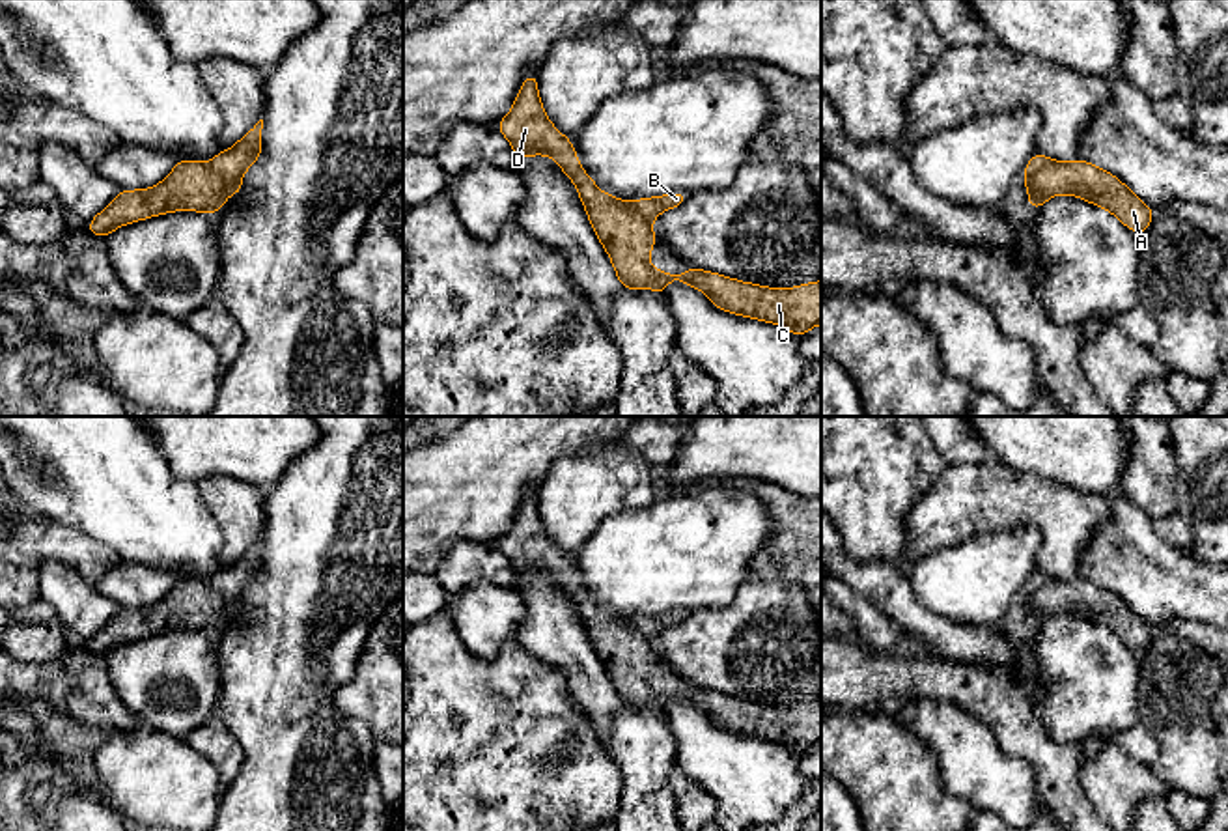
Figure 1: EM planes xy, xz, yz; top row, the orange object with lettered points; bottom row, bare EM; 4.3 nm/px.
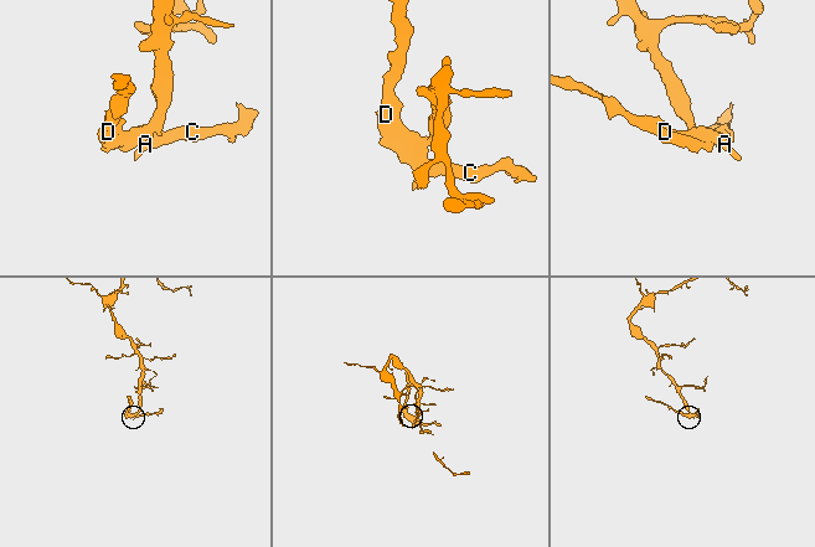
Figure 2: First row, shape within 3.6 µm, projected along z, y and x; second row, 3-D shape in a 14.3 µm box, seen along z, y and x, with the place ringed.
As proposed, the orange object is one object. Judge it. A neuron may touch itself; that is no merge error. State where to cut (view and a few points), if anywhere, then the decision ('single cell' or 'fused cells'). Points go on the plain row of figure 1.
cut xy (208, 581), (226, 596), (228, 611); fused cells

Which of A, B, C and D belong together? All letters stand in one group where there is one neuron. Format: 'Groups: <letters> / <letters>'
Groups: A C D / B

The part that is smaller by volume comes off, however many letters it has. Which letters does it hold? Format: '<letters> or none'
A, C, D

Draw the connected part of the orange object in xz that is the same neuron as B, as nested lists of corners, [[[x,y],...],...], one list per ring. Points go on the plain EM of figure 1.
[[[685,611],[663,613],[657,616],[640,616],[635,620],[635,626],[651,641],[663,629],[683,624],[687,616],[689,613]]]

